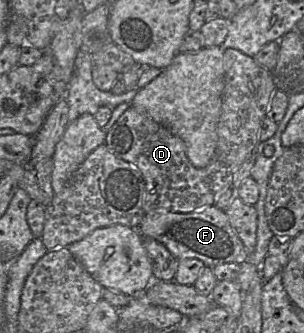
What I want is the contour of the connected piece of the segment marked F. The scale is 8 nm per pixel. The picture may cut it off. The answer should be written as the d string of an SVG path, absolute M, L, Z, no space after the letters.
M215 205L191 213L150 211L145 213L137 229L142 237L150 237L162 243L178 260L197 259L211 268L231 262L240 265L247 260L245 247L226 213Z

